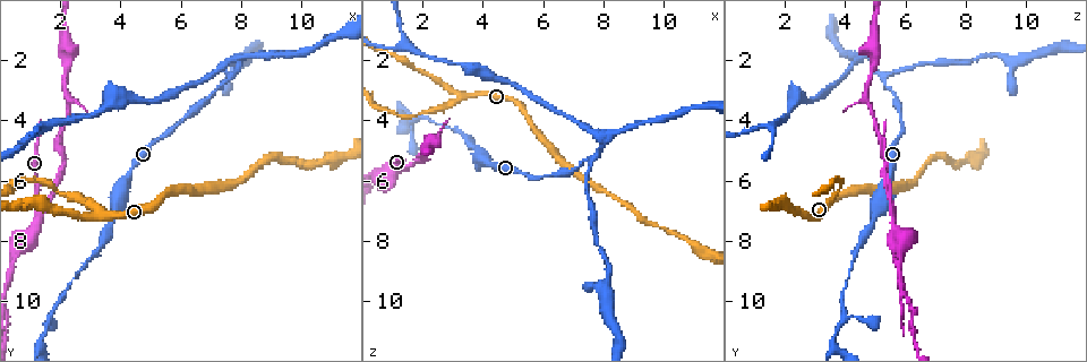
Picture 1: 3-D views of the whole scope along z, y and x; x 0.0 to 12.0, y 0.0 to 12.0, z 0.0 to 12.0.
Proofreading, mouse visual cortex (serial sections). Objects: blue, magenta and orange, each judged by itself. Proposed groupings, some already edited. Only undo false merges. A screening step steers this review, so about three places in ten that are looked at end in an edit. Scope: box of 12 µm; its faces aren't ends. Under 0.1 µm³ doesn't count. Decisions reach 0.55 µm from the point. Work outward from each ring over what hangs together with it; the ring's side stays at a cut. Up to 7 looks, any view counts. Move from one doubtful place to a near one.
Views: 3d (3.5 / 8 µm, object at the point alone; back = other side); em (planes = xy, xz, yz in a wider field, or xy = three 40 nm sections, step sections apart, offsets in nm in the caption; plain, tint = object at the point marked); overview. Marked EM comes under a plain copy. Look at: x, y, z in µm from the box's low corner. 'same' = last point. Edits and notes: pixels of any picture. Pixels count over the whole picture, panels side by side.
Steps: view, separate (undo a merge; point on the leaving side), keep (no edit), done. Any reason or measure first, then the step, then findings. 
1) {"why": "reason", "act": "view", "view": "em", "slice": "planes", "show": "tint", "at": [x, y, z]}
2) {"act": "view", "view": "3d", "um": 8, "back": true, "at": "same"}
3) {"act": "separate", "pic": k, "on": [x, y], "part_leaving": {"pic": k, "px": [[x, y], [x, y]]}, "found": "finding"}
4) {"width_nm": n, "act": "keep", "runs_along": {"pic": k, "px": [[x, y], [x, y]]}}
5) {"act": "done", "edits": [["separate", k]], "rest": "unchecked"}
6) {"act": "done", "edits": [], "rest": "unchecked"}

{"why": "a fork", "act": "view", "view": "3d", "um": 3.5, "at": [1.3, 6.8, 5.6]}

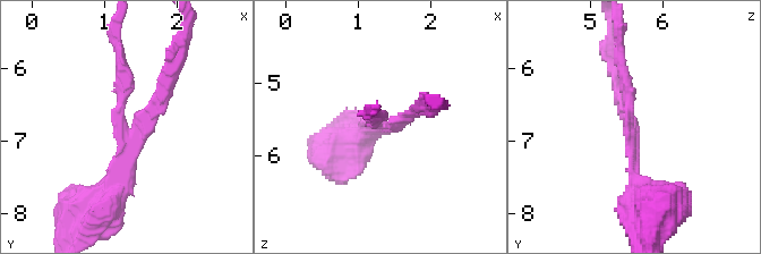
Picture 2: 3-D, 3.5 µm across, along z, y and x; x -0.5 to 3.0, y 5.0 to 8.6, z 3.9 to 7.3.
{"act": "separate", "pic": 2, "on": [155, 98], "found": "a second cell is stuck on"}

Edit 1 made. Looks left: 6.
{"act": "view", "view": "overview"}

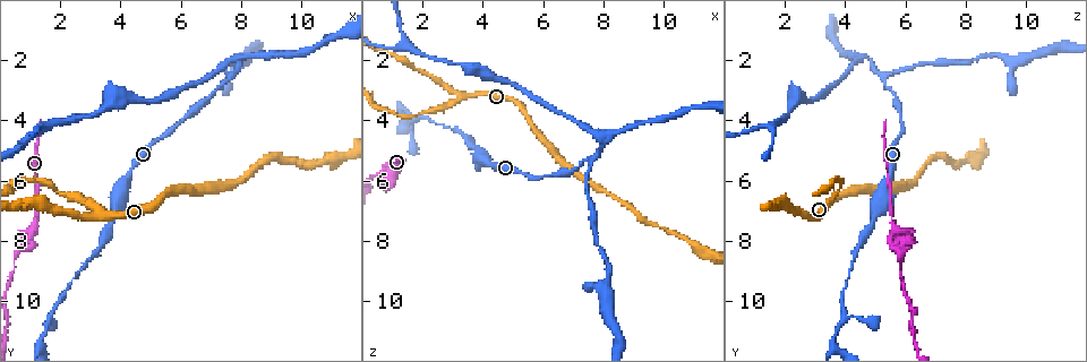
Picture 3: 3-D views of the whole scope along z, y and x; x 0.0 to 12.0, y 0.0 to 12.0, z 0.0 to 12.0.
{"why": "three arms meet", "act": "view", "view": "3d", "um": 8, "at": [3.3, 7.1, 3.2]}

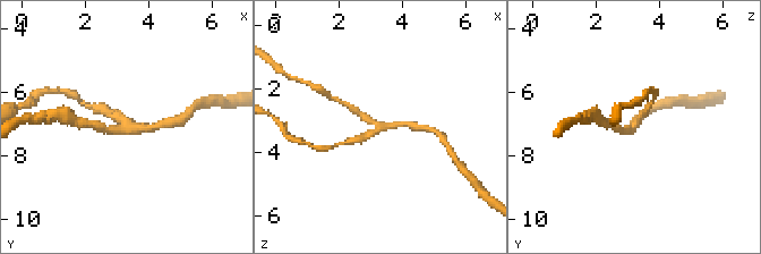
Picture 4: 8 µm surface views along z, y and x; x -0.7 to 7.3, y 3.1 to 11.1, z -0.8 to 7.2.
{"arms": 3, "arm_widths_nm": [200, 200, 250], "act": "view", "view": "em", "slice": "xy", "step": 1, "show": "tint", "at": [3.3, 7.1, 3.2]}

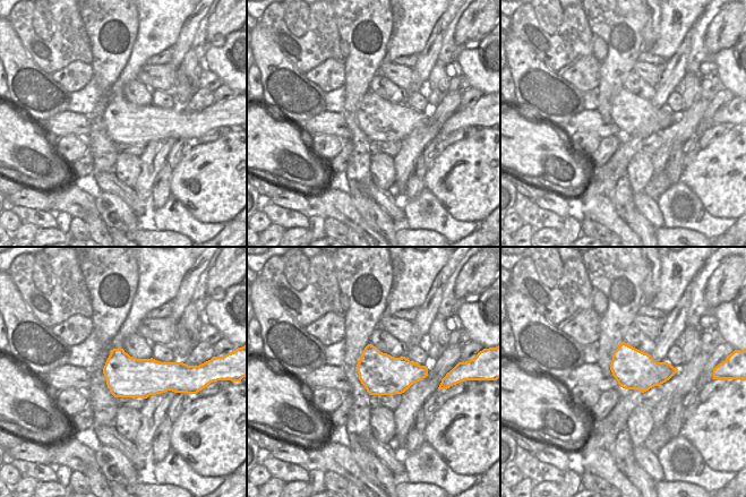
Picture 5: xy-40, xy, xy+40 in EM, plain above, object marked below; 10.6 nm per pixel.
{"act": "keep", "runs_along": {"pic": 4, "px": [[416, 127], [382, 127], [353, 109]]}, "found": "all the same cell"}

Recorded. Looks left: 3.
{"why": "abrupt turn", "act": "view", "view": "3d", "um": 3.5, "at": [7.6, 2.6, 5.2]}

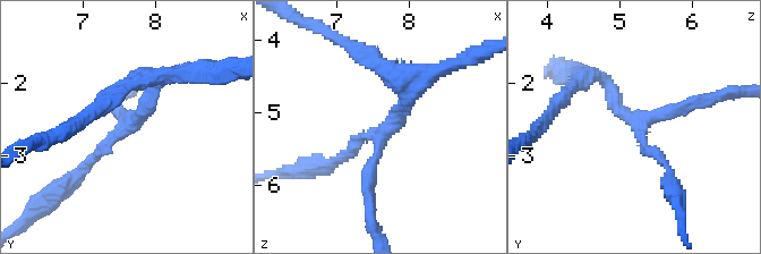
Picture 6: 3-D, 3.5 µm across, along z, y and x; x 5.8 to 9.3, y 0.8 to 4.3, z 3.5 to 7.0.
{"act": "view", "view": "em", "slice": "xy", "step": 1, "show": "tint", "at": [7.60, 2.60, 5.25]}

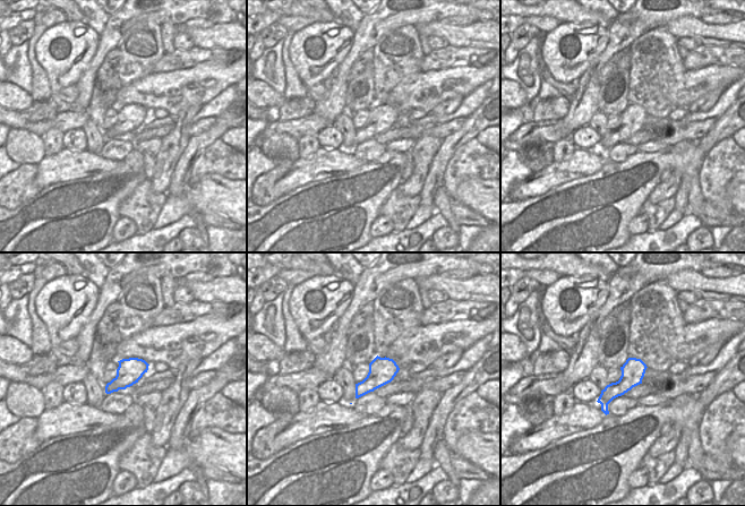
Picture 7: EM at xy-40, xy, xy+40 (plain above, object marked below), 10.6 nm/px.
{"act": "keep", "runs_along": {"pic": 6, "px": [[75, 177], [147, 107], [147, 79]]}, "found": "one cell here"}

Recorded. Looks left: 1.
{"act": "done", "edits": [["separate", 2]], "rest": "unchecked"}

